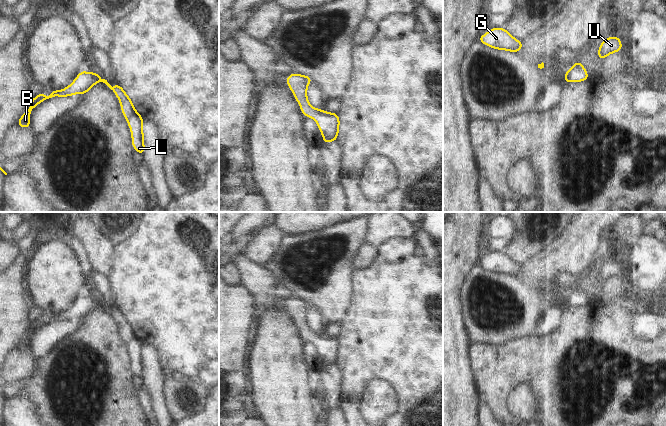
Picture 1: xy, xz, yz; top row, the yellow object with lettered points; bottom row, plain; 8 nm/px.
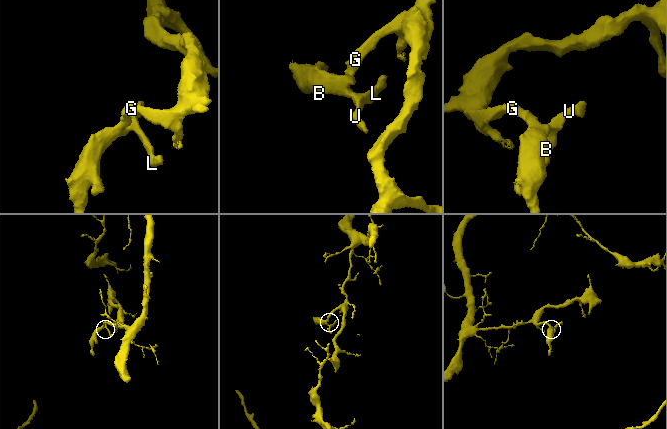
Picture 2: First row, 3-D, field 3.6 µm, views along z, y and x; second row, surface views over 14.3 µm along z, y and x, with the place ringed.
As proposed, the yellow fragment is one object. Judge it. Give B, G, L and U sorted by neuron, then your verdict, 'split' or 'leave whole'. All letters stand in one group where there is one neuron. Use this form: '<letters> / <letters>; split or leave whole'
B G L U; leave whole

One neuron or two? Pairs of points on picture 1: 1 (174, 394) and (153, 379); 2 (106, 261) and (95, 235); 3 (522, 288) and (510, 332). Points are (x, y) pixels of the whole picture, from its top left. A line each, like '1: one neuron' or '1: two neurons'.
1: two neurons
2: one neuron
3: one neuron

